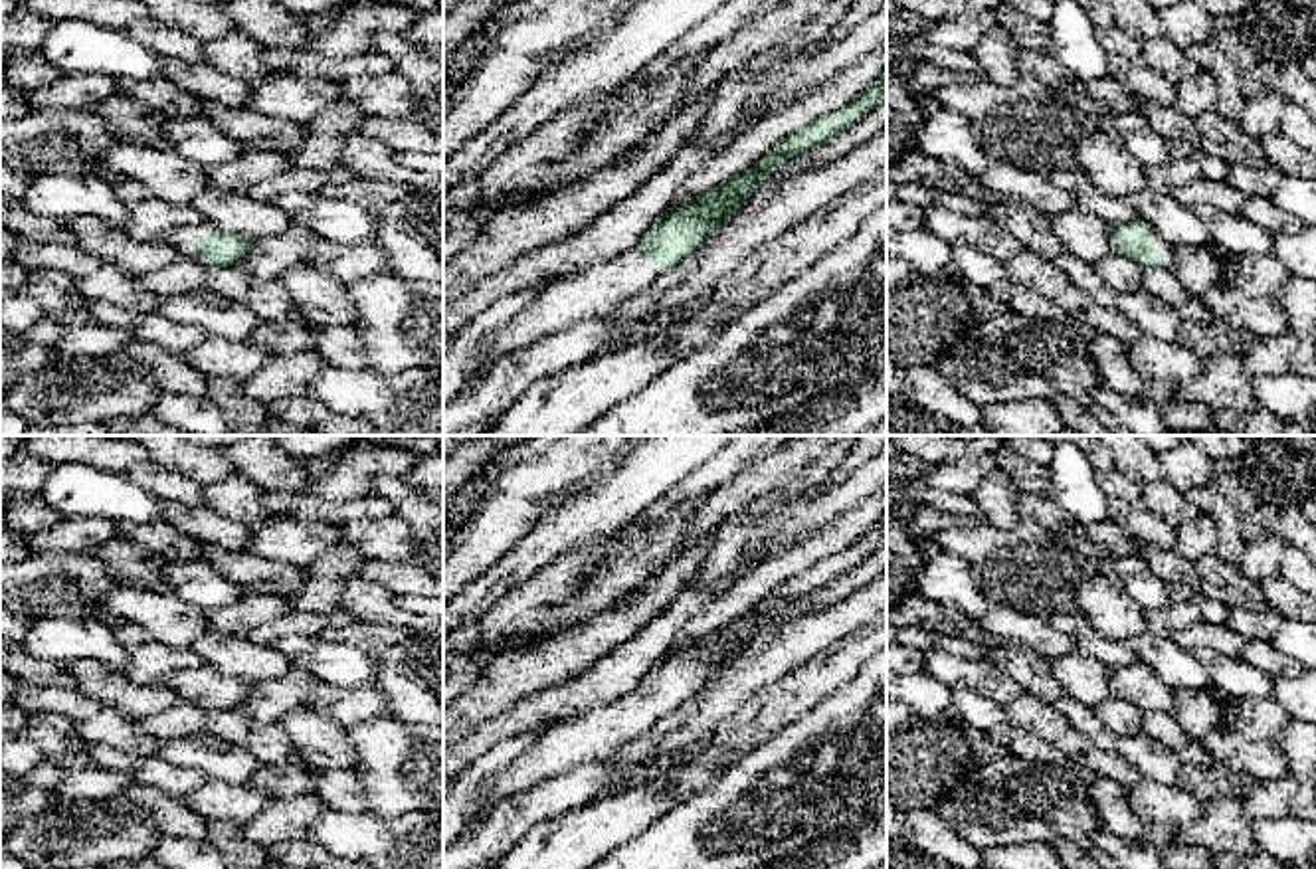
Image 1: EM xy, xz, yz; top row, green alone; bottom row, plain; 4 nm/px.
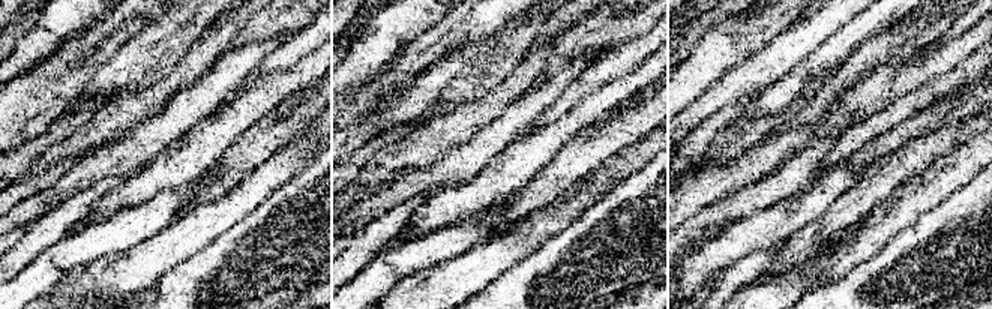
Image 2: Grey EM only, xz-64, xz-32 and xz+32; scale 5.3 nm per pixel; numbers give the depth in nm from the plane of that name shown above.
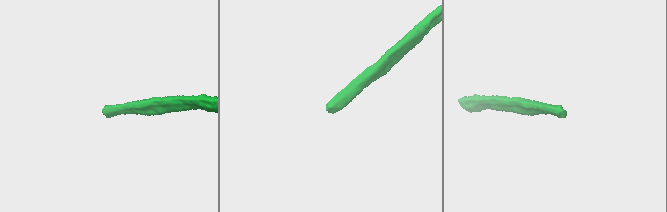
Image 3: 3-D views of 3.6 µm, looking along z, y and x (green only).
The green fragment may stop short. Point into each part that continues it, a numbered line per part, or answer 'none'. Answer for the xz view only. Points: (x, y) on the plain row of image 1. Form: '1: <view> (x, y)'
1: xz (598, 733)

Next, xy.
1: xy (181, 681)

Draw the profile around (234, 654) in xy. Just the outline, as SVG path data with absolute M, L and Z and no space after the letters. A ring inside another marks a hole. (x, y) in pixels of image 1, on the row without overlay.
M208 631L192 643L192 649L216 671L253 683L287 675L293 669L279 649L249 641L245 631Z

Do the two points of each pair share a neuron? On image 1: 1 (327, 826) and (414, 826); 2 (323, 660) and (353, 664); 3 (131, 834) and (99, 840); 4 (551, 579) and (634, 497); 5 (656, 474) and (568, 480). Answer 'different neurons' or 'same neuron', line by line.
1: same neuron
2: same neuron
3: same neuron
4: different neurons
5: different neurons

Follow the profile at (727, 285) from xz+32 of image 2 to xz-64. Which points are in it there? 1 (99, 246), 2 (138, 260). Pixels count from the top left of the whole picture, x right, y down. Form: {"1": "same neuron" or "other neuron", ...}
{"1": "same neuron", "2": "other neuron"}

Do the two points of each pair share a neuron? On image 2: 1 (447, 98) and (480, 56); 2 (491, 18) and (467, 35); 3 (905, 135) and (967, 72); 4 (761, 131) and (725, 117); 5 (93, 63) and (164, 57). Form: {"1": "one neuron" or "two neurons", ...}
{"1": "one neuron", "2": "one neuron", "3": "two neurons", "4": "one neuron", "5": "two neurons"}

